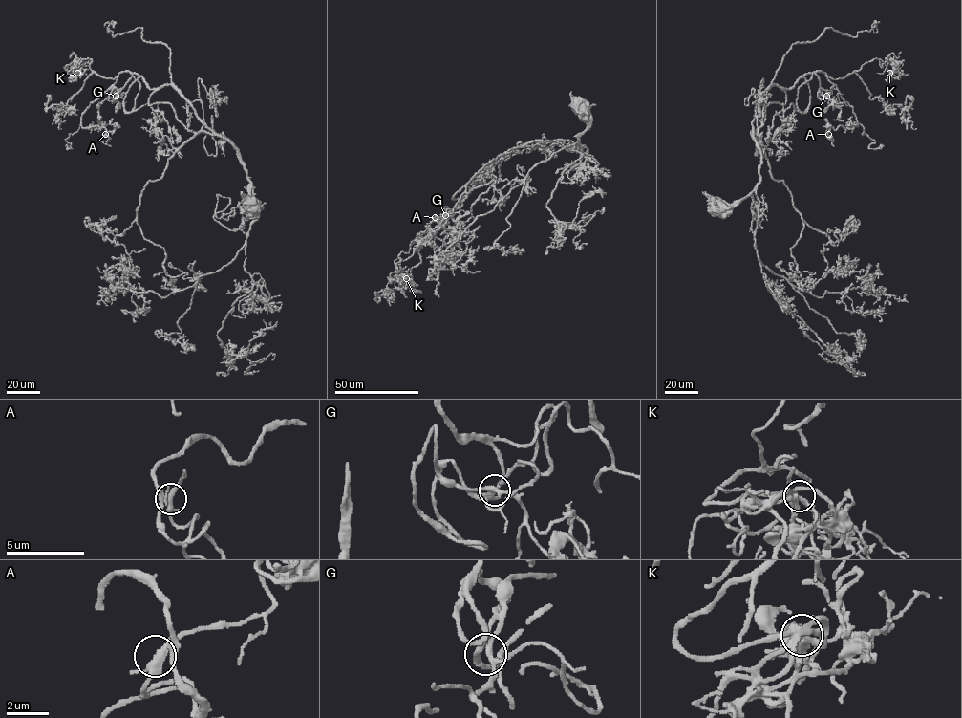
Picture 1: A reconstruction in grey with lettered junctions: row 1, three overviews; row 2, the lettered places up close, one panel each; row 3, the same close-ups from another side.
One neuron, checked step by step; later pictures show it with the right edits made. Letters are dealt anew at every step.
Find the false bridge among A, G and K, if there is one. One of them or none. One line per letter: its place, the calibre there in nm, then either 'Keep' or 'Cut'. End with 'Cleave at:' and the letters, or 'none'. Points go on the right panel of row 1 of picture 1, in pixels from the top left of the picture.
A: Place: (828, 134). Thickness 320 nm. Keep
G: Place: (826, 96). Thickness 260 nm. Keep
K: Place: (889, 73). Thickness 320 nm. Keep
Cleave at: none

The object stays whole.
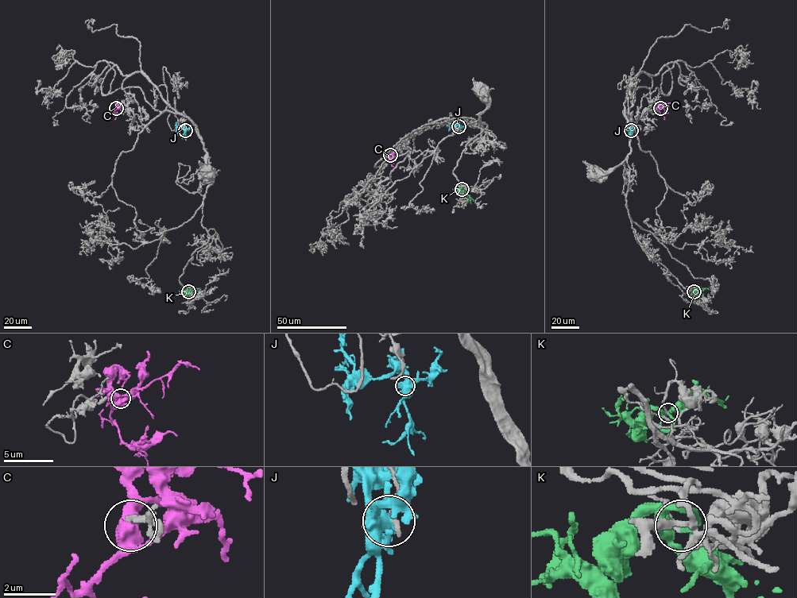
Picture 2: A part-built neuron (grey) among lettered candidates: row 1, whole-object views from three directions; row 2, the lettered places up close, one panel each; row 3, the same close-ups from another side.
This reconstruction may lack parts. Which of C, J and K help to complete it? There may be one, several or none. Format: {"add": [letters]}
{"add": ["C", "K"]}

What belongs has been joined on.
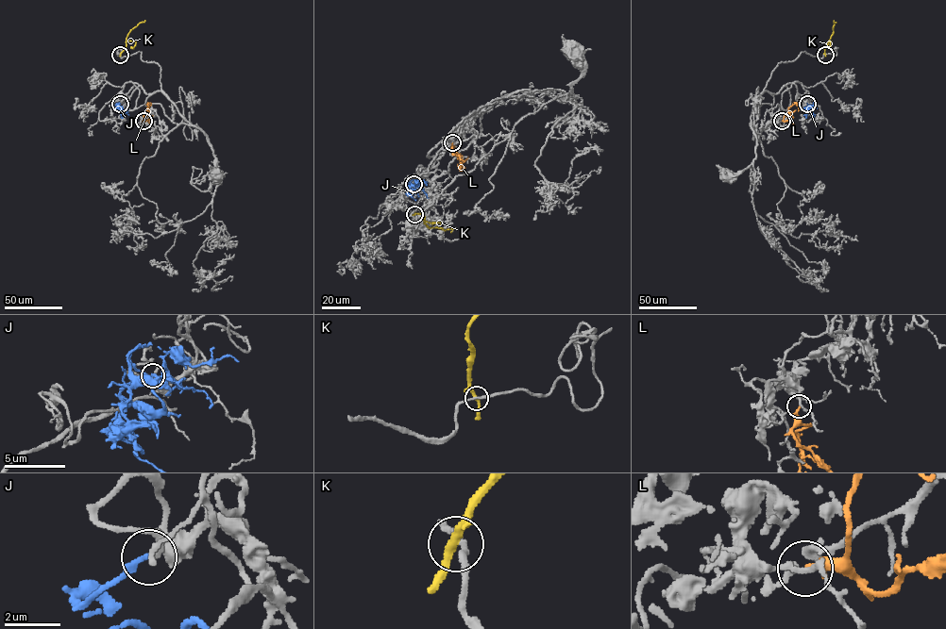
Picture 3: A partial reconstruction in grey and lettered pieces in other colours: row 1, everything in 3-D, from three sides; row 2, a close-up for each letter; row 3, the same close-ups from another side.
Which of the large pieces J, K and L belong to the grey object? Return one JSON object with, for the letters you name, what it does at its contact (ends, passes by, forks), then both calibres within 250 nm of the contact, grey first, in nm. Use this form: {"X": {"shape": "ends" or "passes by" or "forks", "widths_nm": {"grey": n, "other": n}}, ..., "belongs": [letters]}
{"J": {"shape": "ends", "widths_nm": {"grey": 110, "other": 220}}, "belongs": ["J"]}

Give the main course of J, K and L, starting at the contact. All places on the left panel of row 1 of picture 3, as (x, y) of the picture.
J: (120, 103), (117, 106), (128, 114)
K: (120, 54), (129, 31), (142, 23)
L: (143, 121), (150, 103)

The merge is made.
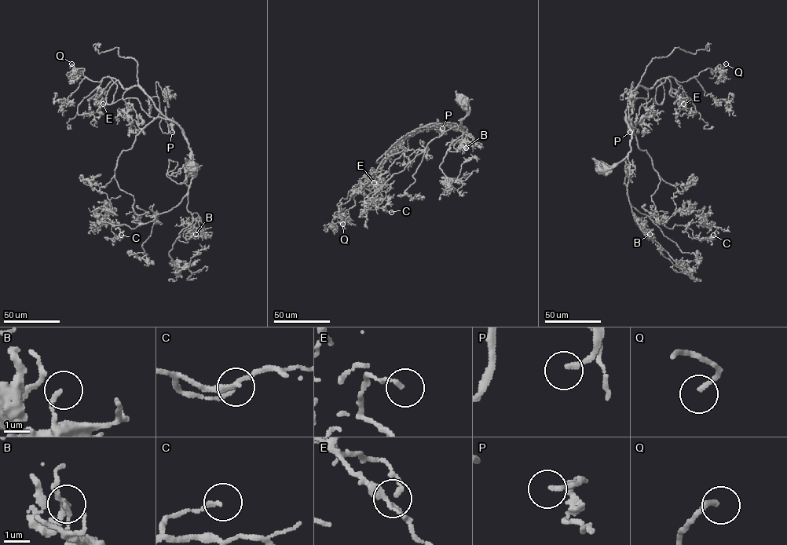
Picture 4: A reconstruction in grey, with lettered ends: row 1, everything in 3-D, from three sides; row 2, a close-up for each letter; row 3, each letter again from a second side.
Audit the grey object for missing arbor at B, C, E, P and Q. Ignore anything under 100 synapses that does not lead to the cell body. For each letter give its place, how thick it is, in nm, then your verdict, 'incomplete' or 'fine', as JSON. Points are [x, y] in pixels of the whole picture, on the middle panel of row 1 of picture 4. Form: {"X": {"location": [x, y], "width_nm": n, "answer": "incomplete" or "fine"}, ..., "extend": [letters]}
{"B": {"location": [466, 148], "width_nm": 150, "answer": "fine"}, "C": {"location": [391, 212], "width_nm": 170, "answer": "fine"}, "E": {"location": [374, 182], "width_nm": 160, "answer": "fine"}, "P": {"location": [442, 128], "width_nm": 170, "answer": "incomplete"}, "Q": {"location": [342, 224], "width_nm": 200, "answer": "incomplete"}, "extend": ["P", "Q"]}

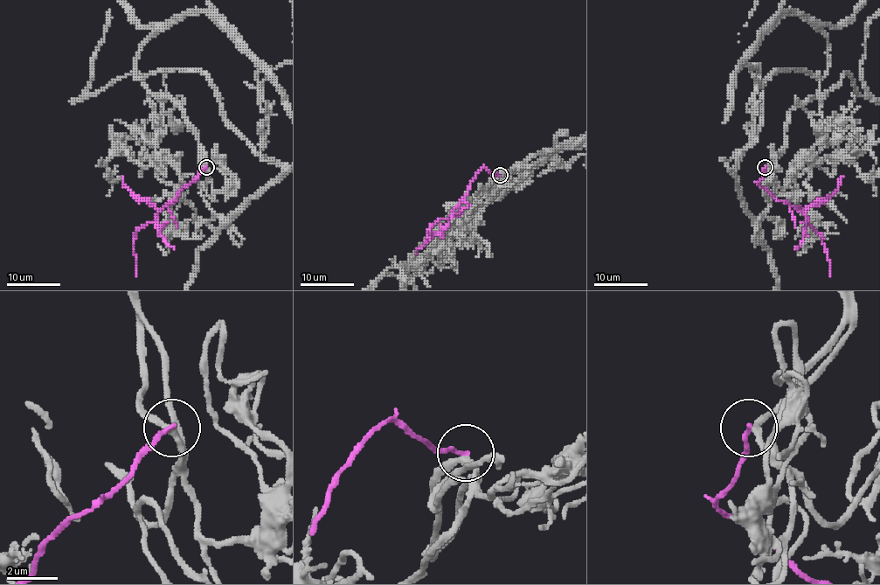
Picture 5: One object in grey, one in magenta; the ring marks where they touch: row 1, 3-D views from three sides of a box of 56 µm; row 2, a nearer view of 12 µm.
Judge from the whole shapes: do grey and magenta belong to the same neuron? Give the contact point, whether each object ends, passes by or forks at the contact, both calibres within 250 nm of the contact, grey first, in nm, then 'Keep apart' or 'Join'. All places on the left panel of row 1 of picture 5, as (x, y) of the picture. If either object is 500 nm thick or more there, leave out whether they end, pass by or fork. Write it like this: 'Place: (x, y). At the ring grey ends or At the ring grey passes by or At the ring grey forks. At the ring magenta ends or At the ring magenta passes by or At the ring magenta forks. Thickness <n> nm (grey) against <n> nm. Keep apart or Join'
Place: (206, 167). At the ring grey passes by. At the ring magenta ends. Thickness 240 nm (grey) against 180 nm. Keep apart

